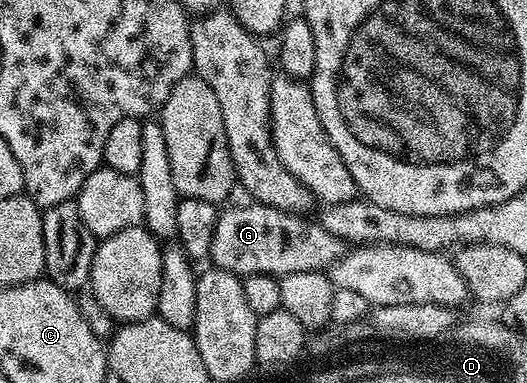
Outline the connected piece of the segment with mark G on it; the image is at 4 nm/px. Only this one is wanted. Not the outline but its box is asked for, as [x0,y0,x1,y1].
[209,203,347,277]

